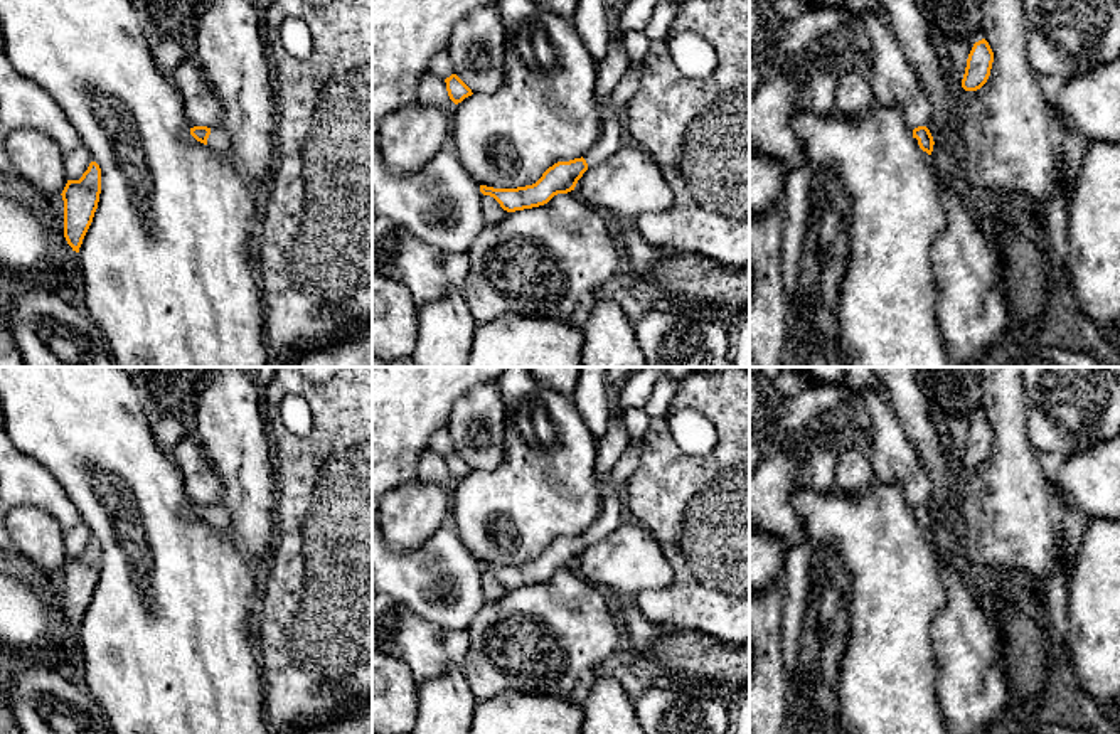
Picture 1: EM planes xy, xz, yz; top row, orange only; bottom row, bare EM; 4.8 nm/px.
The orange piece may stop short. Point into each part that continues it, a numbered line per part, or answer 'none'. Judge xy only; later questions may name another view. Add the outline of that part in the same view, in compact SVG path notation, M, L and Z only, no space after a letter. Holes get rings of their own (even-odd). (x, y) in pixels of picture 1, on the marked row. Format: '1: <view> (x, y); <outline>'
1: xy (218, 140); M211 128L211 135L207 138L207 146L224 157L229 157L231 153L231 138L229 135L221 128Z

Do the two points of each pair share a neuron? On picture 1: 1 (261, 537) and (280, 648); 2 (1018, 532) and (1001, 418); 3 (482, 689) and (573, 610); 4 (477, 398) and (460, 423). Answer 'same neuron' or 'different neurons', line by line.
1: different neurons
2: same neuron
3: same neuron
4: same neuron

